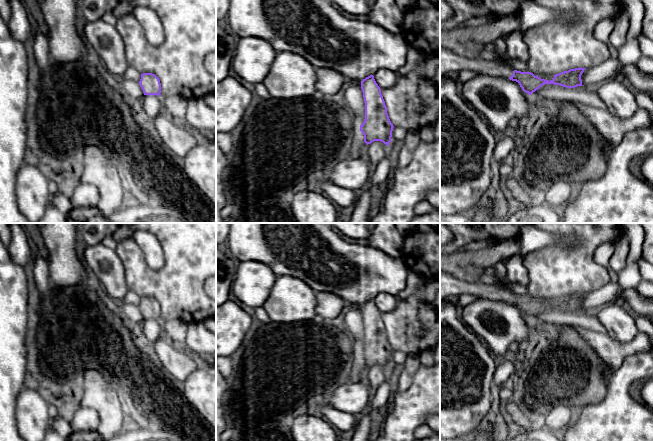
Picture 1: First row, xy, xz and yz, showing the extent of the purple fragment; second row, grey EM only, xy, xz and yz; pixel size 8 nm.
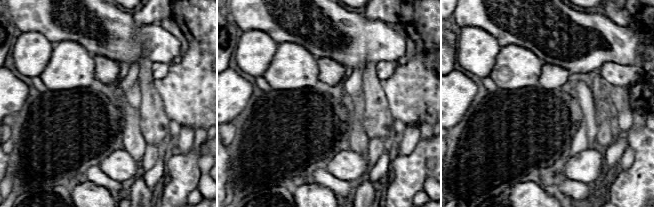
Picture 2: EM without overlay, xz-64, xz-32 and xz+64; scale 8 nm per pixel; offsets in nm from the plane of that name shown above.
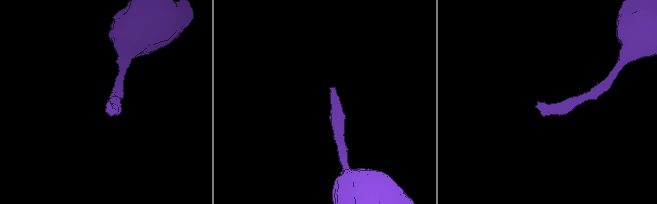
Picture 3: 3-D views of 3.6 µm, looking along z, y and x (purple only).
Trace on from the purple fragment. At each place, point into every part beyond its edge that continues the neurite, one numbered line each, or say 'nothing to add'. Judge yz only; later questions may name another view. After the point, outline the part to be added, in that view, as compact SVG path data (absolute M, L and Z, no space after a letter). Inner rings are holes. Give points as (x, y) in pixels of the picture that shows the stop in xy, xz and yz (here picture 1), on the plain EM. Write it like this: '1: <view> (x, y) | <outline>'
1: yz (450, 287) | M440 271L440 302L446 299L454 299L461 294L468 293L483 299L509 302L513 299L513 293L505 288L485 284L480 281L471 281L463 278L455 278L447 272Z

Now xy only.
nothing to add

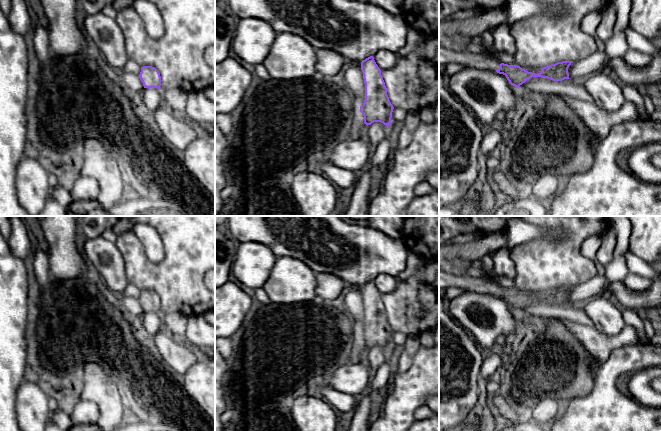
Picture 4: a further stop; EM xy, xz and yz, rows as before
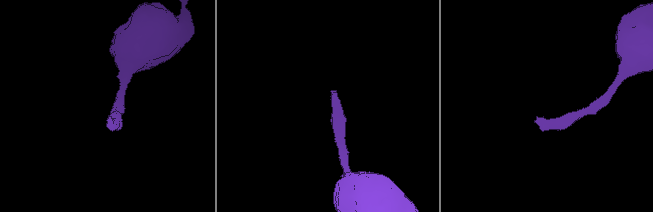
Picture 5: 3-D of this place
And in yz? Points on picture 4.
1: yz (447, 279) | M439 269L439 292L448 287L455 286L470 292L480 294L496 295L500 292L500 286L492 281L482 278L472 277L467 274L458 274L450 271L442 271Z

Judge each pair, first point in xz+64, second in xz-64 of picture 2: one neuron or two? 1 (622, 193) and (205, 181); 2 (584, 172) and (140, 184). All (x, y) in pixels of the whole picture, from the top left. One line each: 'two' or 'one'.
1: two
2: two

